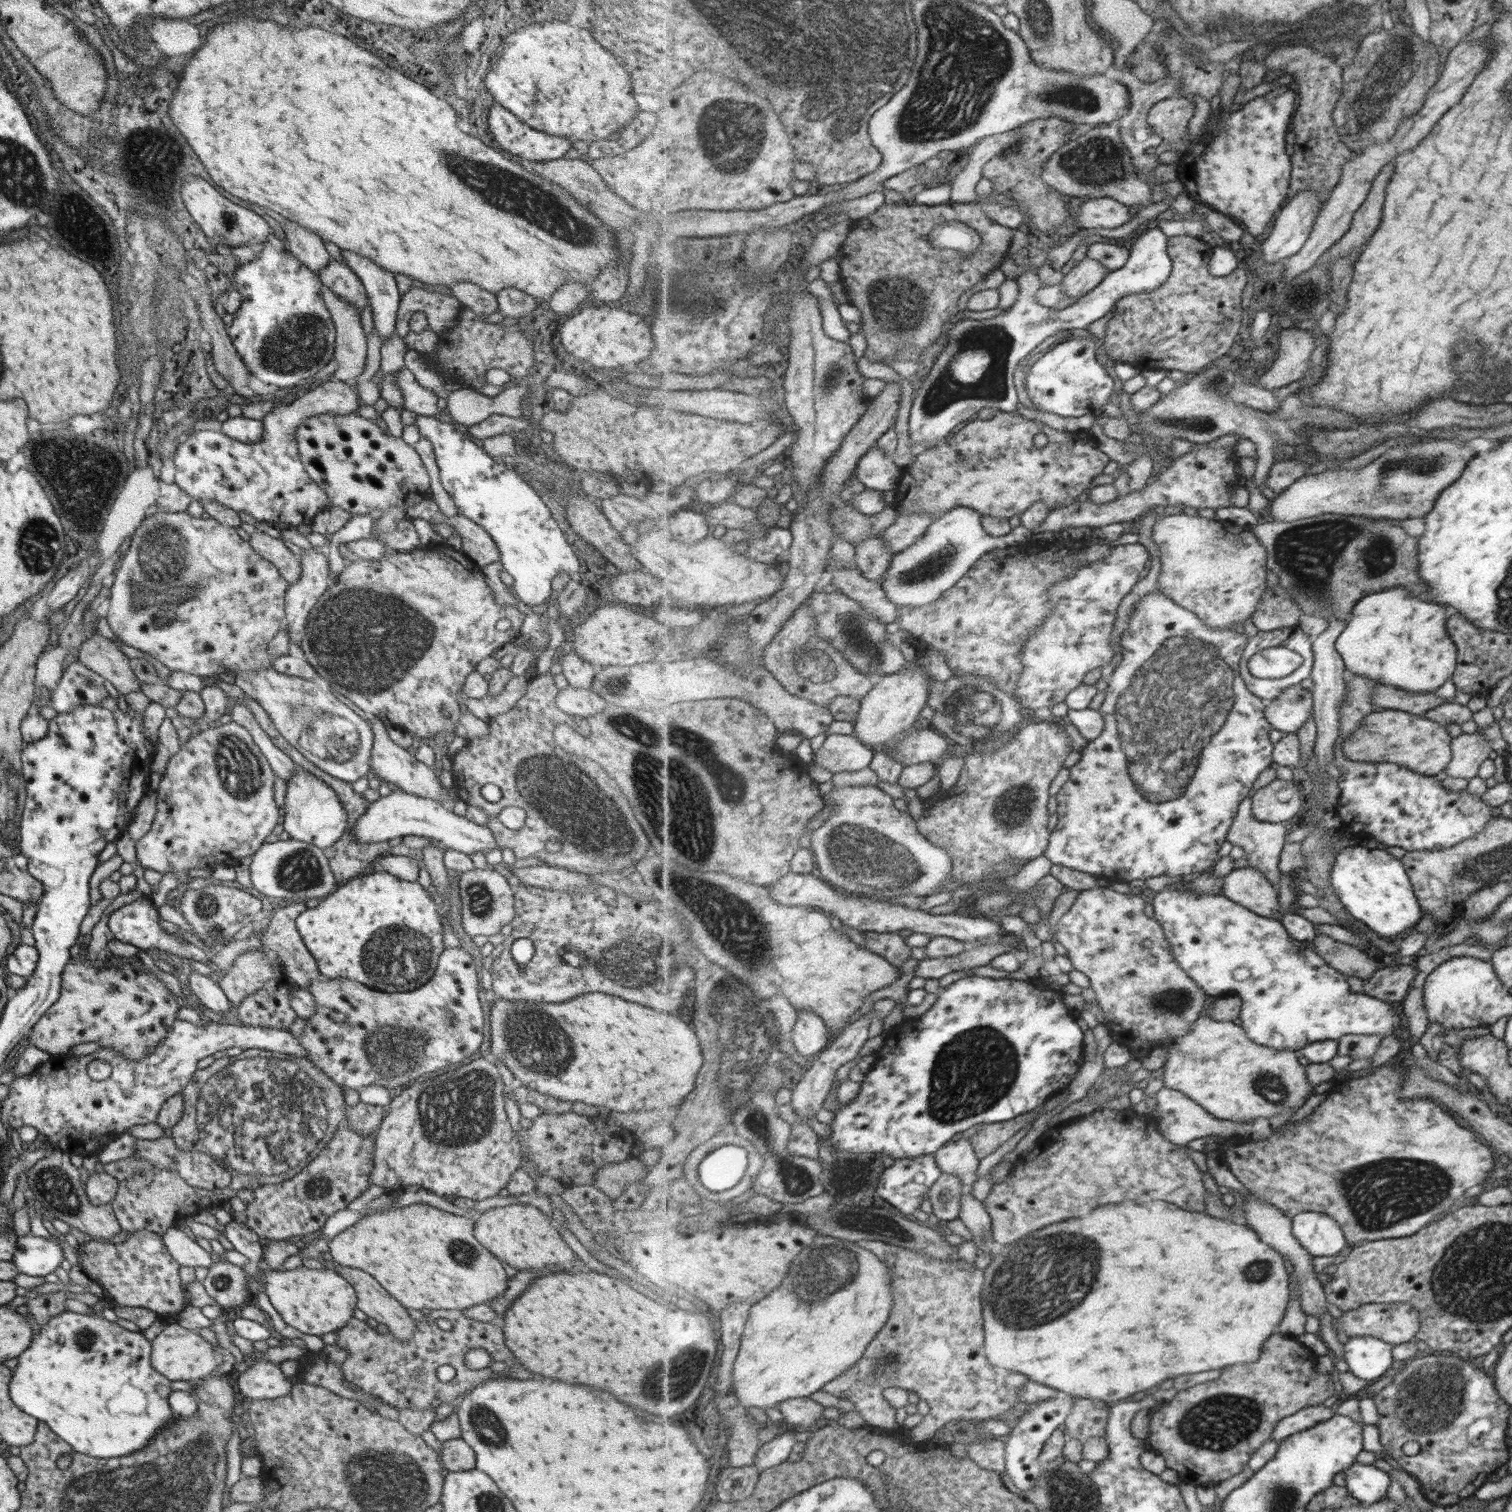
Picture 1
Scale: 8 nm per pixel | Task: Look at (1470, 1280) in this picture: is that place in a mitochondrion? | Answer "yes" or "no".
yes

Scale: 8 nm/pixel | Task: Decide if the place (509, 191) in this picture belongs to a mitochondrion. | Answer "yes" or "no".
yes

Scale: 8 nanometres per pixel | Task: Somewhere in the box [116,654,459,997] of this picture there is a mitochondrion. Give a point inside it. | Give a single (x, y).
(327, 732)

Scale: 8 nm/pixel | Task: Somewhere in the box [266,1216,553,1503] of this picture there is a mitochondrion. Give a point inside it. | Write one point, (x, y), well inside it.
(485, 1424)

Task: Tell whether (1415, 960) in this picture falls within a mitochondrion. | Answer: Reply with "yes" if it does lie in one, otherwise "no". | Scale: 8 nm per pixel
no

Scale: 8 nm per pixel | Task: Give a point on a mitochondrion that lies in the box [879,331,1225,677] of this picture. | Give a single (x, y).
(1077, 382)

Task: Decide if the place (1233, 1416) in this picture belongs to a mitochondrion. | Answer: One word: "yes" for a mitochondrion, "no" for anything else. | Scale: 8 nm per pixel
yes

